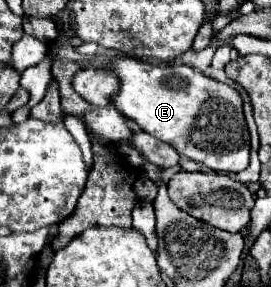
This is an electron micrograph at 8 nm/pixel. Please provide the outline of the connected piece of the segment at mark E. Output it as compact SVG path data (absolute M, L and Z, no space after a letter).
M95 54L91 60L81 62L81 66L83 68L93 66L97 70L115 74L119 78L119 92L115 92L111 96L111 104L123 116L133 120L141 130L171 144L181 156L187 156L189 160L205 164L211 170L245 170L247 168L247 164L249 164L249 130L247 130L247 124L243 118L241 96L229 84L207 78L189 66L173 66L173 64L155 66L155 64L141 62L141 60L123 56L123 54L115 54L115 56Z

